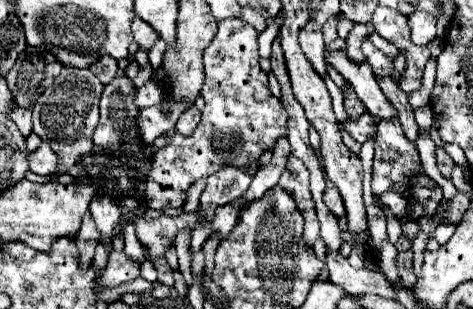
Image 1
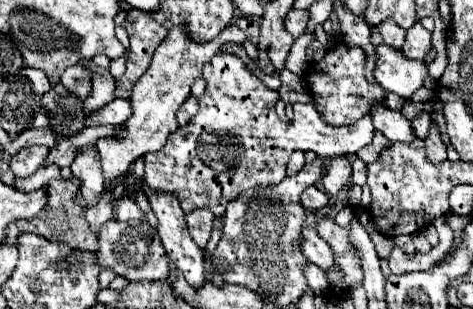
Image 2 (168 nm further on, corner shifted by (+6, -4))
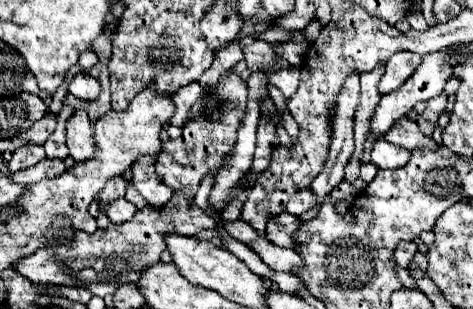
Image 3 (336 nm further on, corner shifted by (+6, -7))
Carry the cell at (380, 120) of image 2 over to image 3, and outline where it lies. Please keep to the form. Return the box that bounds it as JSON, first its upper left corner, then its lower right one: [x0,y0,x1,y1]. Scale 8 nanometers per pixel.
[383,118,437,150]

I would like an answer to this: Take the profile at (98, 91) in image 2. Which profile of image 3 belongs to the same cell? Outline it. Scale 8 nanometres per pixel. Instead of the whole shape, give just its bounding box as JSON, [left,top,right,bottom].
[69,72,101,100]

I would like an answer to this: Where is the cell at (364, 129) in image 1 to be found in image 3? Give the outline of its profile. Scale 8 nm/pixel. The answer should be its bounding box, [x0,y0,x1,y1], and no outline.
[371,138,411,168]

